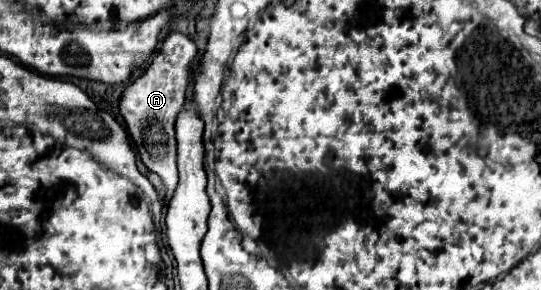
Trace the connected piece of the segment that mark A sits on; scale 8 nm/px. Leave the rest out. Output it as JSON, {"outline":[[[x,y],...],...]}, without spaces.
{"outline":[[[169,32],[165,42],[161,44],[159,54],[155,54],[151,66],[145,70],[141,78],[137,78],[133,84],[129,84],[121,96],[119,110],[127,122],[129,134],[133,142],[139,148],[141,162],[155,174],[161,176],[165,184],[165,202],[169,202],[175,194],[175,188],[179,184],[177,176],[177,144],[175,144],[175,134],[173,134],[173,124],[175,116],[181,110],[185,102],[185,92],[187,86],[191,84],[193,76],[193,64],[197,60],[197,44],[189,40],[181,32]]]}

